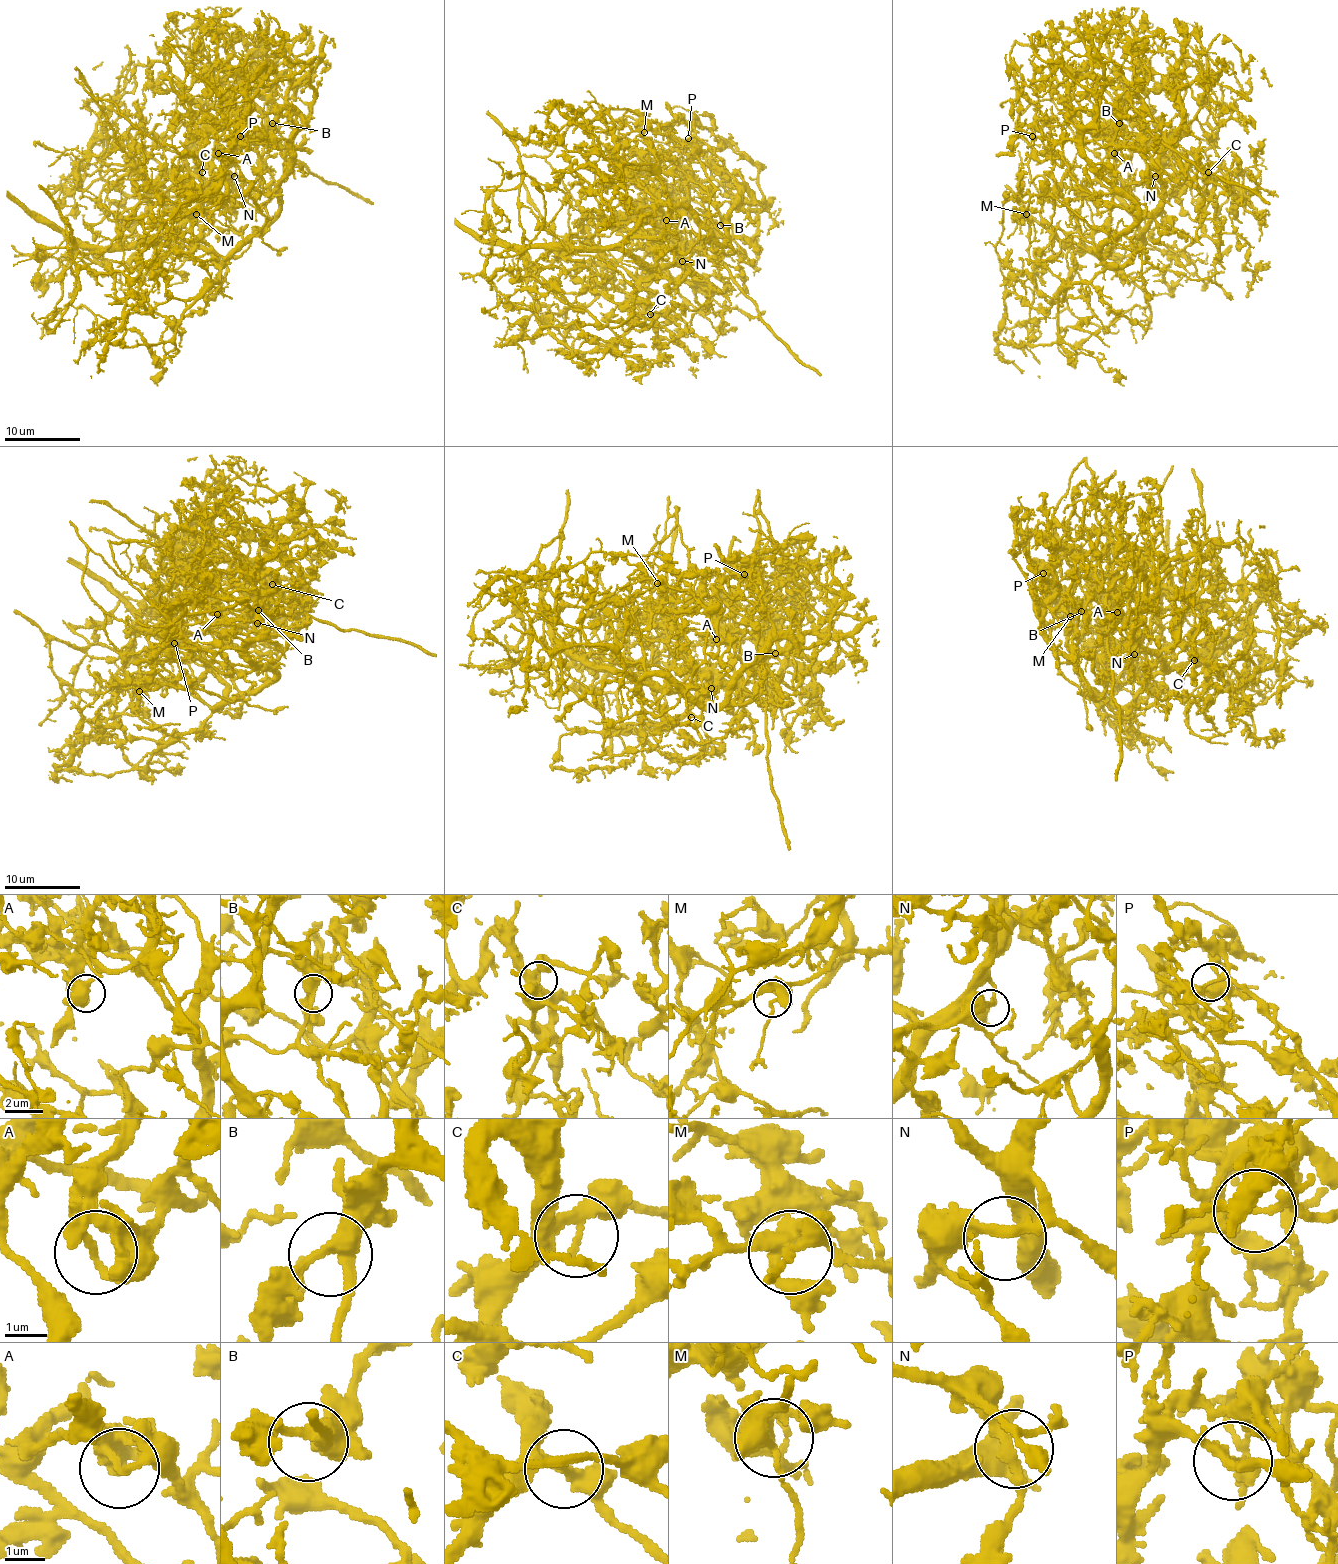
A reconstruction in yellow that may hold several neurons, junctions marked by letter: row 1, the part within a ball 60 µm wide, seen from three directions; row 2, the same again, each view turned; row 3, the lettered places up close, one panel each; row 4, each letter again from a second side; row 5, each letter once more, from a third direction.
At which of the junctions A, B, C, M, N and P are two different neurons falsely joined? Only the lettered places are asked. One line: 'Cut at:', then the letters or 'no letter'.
Cut at: A, P

